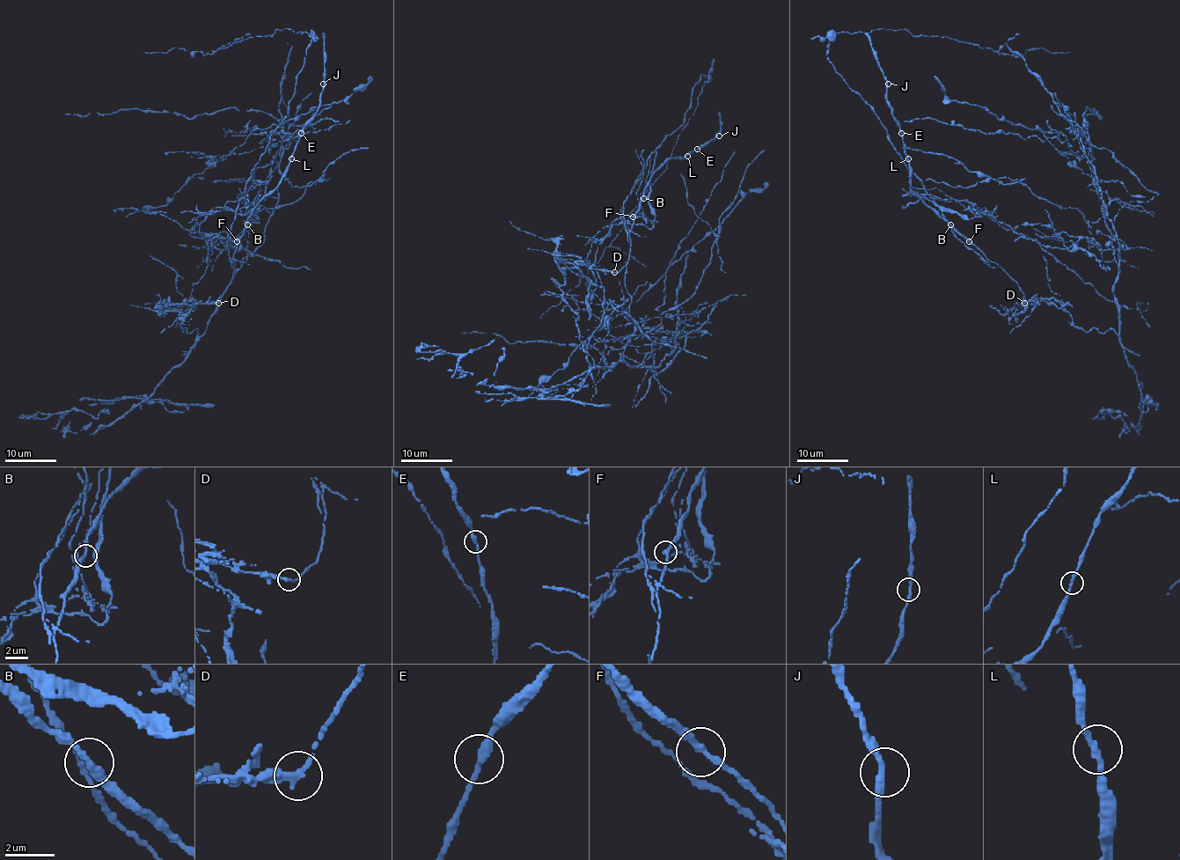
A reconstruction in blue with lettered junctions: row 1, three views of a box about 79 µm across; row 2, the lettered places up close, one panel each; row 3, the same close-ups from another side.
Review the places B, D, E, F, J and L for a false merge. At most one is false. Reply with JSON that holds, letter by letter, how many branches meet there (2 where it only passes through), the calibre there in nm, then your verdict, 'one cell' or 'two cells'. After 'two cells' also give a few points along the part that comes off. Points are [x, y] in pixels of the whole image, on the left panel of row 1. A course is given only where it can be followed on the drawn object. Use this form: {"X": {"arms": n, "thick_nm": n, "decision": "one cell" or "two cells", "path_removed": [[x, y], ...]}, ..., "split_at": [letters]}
{"B": {"arms": 2, "thick_nm": 280, "decision": "one cell"}, "D": {"arms": 2, "thick_nm": 260, "decision": "two cells", "path_removed": [[218, 303], [164, 300], [263, 243], [305, 125], [192, 220], [312, 39], [143, 52]]}, "E": {"arms": 2, "thick_nm": 320, "decision": "one cell"}, "F": {"arms": 2, "thick_nm": 280, "decision": "one cell"}, "J": {"arms": 2, "thick_nm": 280, "decision": "one cell"}, "L": {"arms": 2, "thick_nm": 280, "decision": "one cell"}, "split_at": ["D"]}

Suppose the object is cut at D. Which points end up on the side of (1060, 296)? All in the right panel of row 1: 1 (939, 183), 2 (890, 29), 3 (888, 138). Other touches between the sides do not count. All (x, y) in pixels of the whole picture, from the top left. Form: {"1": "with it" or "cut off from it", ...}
{"1": "with it", "2": "with it", "3": "with it"}

